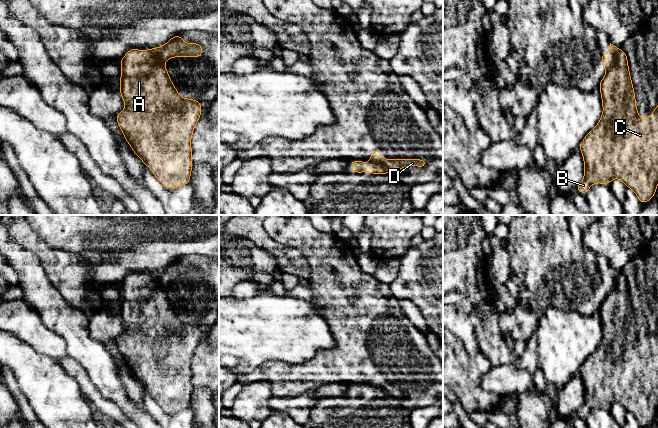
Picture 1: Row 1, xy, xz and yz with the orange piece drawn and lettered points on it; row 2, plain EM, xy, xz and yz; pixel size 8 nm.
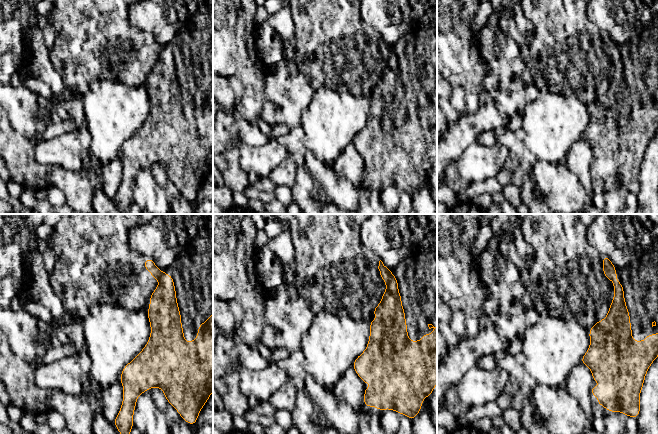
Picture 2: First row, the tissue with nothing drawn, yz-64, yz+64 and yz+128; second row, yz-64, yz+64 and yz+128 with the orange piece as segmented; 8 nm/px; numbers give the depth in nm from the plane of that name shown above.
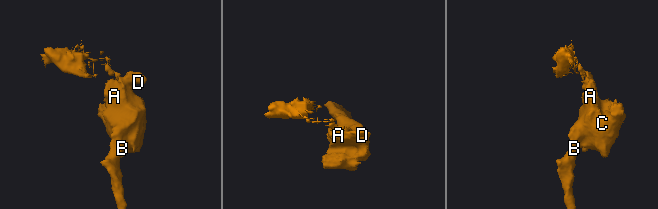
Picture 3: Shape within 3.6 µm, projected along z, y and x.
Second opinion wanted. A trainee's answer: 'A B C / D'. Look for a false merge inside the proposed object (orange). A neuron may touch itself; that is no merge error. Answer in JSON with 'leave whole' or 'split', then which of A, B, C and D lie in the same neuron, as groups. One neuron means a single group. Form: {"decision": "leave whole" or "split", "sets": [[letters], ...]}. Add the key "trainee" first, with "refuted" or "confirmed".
{"trainee": "confirmed", "decision": "split", "sets": [["A", "B", "C"], ["D"]]}

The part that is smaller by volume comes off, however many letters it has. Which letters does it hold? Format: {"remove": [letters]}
{"remove": ["D"]}

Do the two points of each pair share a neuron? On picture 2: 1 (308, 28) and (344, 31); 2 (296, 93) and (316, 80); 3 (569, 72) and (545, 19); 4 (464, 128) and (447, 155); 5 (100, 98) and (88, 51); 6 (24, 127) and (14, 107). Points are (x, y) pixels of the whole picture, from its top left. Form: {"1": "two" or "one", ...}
{"1": "one", "2": "two", "3": "one", "4": "one", "5": "two", "6": "one"}

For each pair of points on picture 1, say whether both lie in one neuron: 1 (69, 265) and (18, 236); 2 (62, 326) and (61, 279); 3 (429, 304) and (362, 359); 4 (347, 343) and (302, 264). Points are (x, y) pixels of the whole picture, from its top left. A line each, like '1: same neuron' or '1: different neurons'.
1: same neuron
2: different neurons
3: different neurons
4: different neurons

